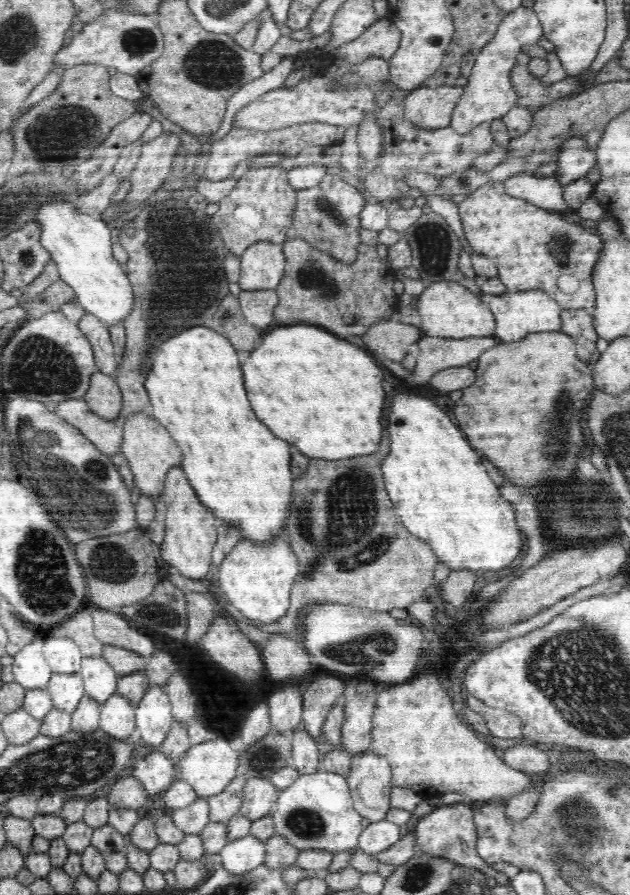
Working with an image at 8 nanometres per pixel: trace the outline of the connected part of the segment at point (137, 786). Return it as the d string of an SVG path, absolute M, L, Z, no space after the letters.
M134 775L118 778L112 785L110 793L106 794L109 805L138 809L147 800L148 791Z

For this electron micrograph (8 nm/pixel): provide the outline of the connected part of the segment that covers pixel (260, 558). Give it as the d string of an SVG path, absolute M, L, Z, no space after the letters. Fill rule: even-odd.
M284 534L270 546L257 546L249 540L240 539L219 566L219 587L245 618L261 626L274 624L289 612L291 590L298 576L298 566L298 556L290 548Z

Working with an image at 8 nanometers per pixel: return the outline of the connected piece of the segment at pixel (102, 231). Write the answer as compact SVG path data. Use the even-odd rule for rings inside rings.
M65 198L44 202L33 221L41 226L40 241L56 263L60 279L74 290L80 306L108 326L124 323L132 314L135 297L129 276L112 255L114 226L98 216L80 213L74 202Z

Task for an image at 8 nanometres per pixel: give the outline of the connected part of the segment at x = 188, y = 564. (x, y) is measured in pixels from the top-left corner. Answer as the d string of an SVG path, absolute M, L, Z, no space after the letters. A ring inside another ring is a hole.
M170 468L165 476L163 497L166 505L164 542L156 556L165 564L175 566L185 577L204 581L212 564L212 553L217 541L218 518L195 496L194 489L182 474L182 468Z

